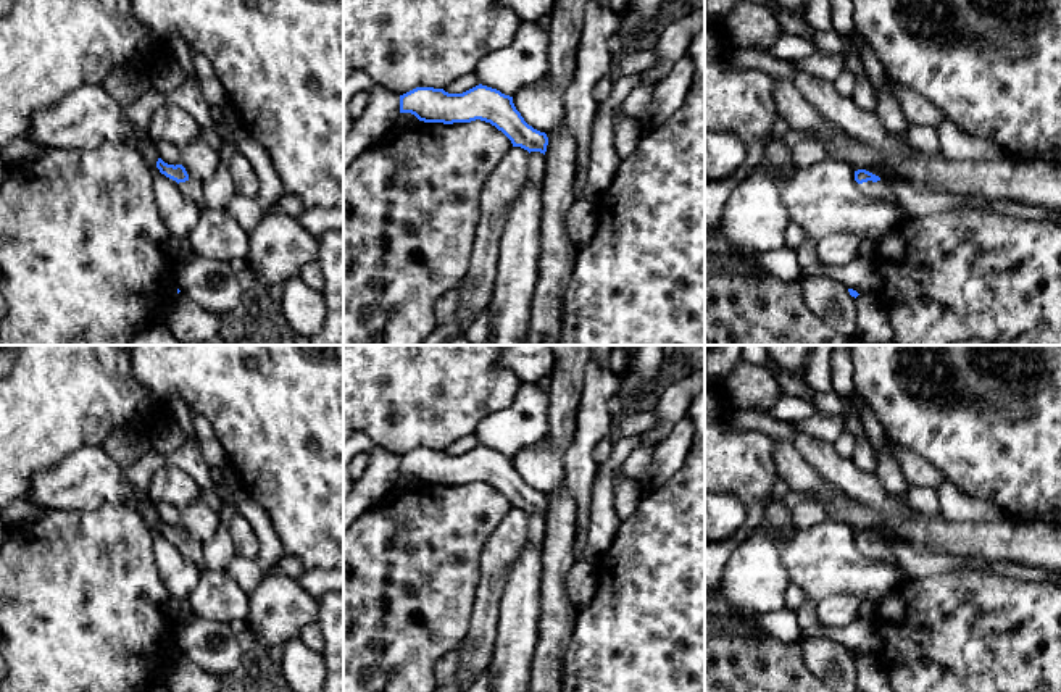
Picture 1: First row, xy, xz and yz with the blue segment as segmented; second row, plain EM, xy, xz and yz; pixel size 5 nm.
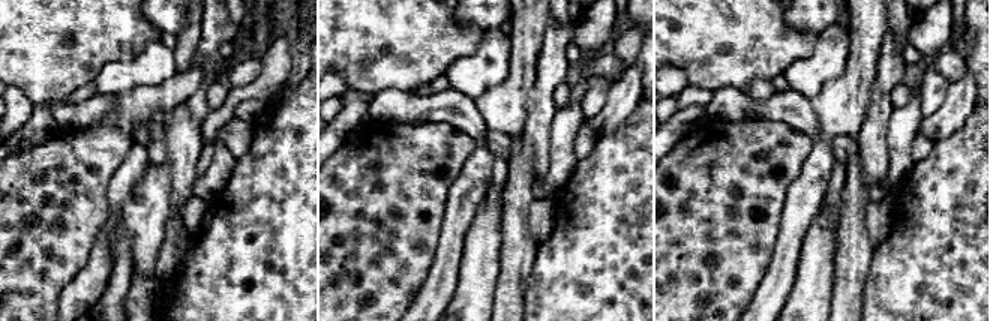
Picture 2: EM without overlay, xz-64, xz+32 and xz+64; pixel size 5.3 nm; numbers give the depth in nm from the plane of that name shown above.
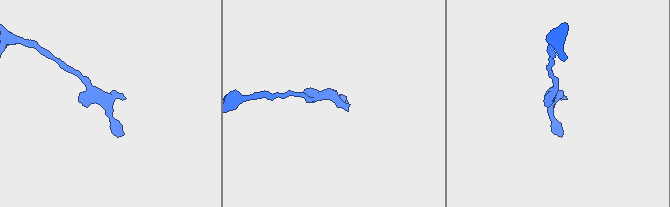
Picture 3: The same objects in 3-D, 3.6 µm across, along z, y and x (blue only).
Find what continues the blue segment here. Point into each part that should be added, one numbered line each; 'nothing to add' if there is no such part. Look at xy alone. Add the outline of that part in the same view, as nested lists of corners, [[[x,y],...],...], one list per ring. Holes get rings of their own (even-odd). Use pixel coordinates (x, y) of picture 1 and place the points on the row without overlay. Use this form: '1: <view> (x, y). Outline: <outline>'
1: xy (191, 549). Outline: [[[189,540],[185,544],[179,544],[177,547],[185,557],[193,560],[203,569],[203,553],[198,542]]]

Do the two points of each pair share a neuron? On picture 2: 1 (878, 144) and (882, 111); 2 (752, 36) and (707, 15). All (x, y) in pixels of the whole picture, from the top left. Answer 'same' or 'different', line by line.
1: same
2: same

